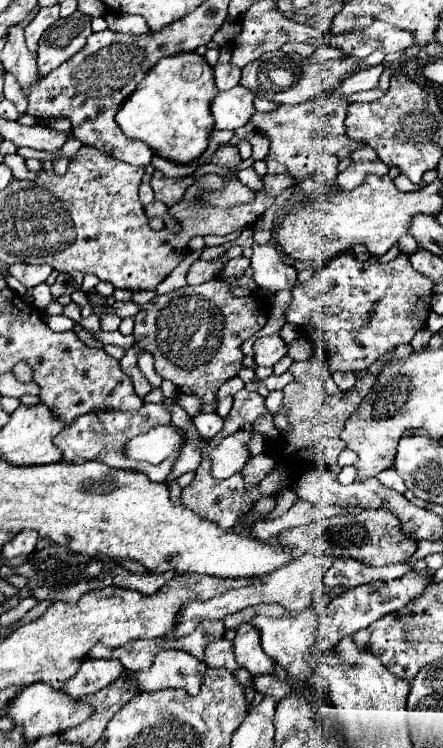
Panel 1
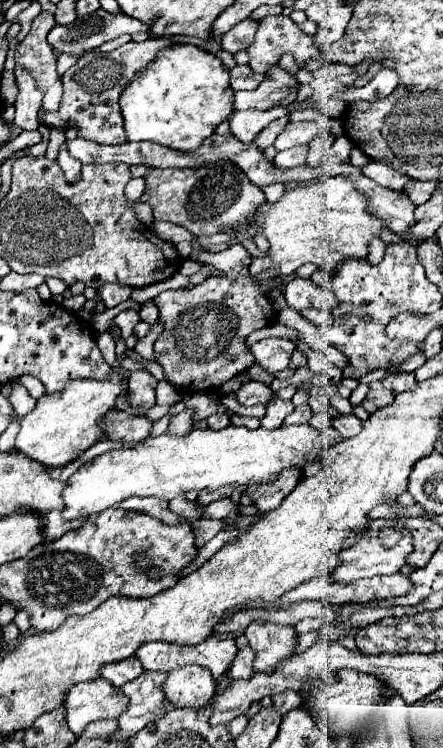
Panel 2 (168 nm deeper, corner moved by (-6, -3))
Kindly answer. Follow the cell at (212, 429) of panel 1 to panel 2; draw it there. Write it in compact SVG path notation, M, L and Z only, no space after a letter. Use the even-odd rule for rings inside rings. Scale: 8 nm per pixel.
M216 412L216 414L210 414L208 418L206 418L206 422L208 422L208 426L212 428L212 430L220 430L220 428L228 428L232 422L230 422L230 418L228 418L228 414L224 414L224 412Z

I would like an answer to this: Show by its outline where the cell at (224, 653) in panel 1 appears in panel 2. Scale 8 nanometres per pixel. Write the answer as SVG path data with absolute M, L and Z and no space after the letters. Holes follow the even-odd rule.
M246 646L244 650L240 650L232 662L232 668L228 670L228 678L244 678L248 680L248 676L254 676L252 672L252 662L254 662L254 652L250 646Z

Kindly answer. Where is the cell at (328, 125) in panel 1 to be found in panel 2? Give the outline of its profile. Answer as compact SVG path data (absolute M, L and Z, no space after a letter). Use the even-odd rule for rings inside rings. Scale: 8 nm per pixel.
M296 146L296 148L290 148L290 150L278 152L274 162L278 166L284 166L284 168L294 168L294 166L300 164L300 158L302 158L302 164L306 162L306 154L308 154L308 146Z

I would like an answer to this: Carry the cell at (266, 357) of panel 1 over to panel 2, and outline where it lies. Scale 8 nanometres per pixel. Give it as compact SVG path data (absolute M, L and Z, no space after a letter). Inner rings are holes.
M264 338L250 346L252 354L256 356L256 362L268 370L270 374L288 368L292 352L296 350L296 340L288 338Z

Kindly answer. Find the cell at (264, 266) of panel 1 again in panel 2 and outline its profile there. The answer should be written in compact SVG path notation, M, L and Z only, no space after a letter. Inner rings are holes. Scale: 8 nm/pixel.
M292 278L286 288L286 302L294 310L304 310L304 308L316 308L316 310L332 310L332 294L330 290L324 290L312 280L304 278Z

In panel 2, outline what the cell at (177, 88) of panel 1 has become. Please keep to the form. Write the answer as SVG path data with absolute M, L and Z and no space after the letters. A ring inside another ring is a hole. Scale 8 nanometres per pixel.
M172 44L162 48L148 68L136 72L132 84L120 94L118 104L128 140L148 140L186 152L196 150L226 120L234 110L232 96L228 68L218 56L194 44Z

